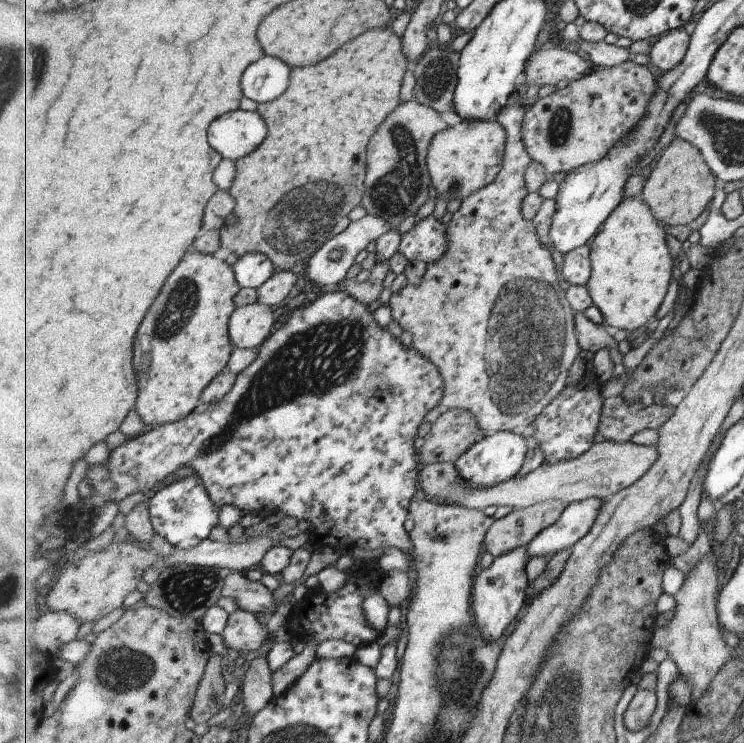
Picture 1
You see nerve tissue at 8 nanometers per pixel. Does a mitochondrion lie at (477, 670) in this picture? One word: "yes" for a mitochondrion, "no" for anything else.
no

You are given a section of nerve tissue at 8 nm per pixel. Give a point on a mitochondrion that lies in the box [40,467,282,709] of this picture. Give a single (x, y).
(122, 671)

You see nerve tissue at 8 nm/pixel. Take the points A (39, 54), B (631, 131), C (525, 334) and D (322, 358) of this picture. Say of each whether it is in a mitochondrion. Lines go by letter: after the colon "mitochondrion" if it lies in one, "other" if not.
A: mitochondrion
B: other
C: mitochondrion
D: mitochondrion

